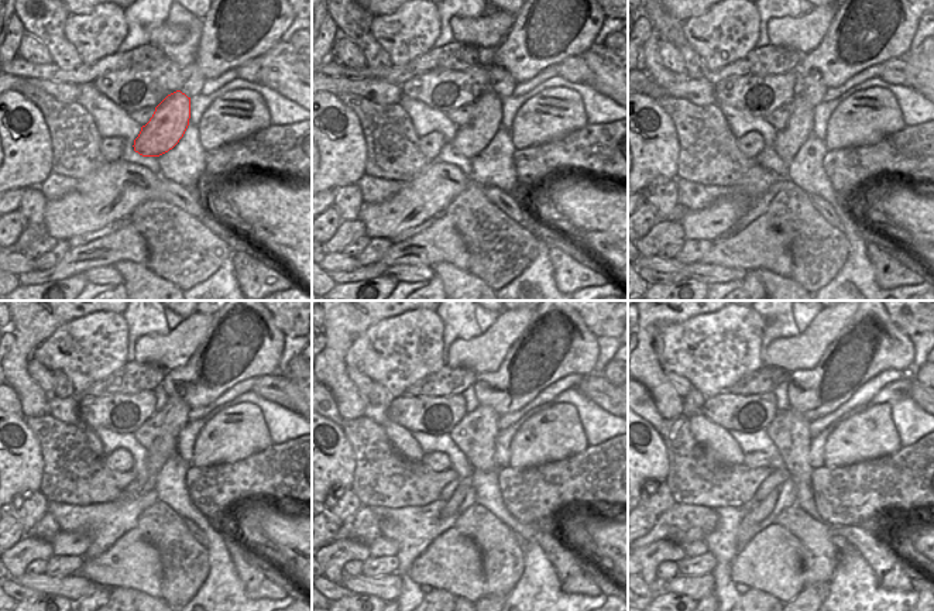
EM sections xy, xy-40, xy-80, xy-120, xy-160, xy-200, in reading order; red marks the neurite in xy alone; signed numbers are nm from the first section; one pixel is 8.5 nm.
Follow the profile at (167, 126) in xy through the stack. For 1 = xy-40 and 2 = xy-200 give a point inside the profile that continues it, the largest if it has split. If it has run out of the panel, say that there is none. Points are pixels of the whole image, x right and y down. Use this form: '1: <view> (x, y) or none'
1: xy-40 (476, 136)
2: xy-200 (755, 511)

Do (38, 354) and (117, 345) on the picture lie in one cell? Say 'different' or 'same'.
same

